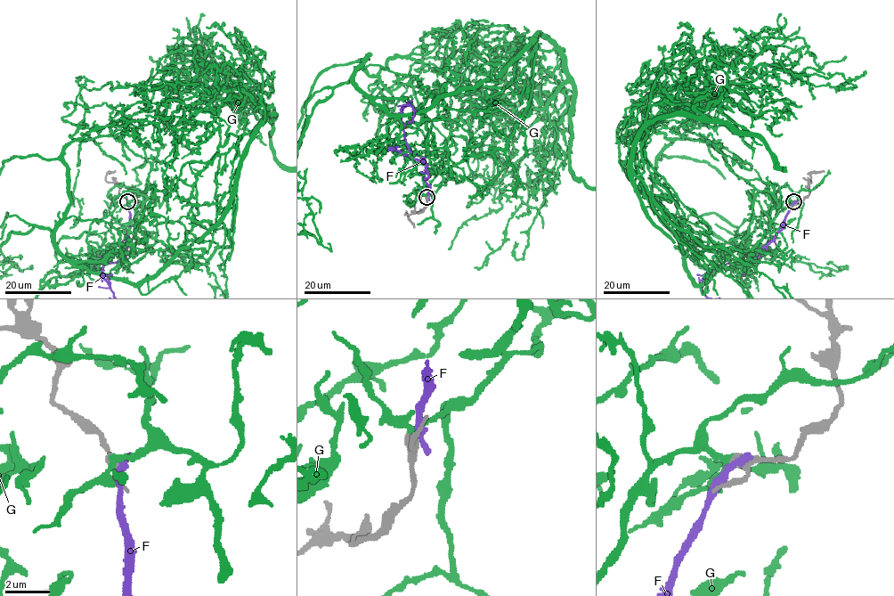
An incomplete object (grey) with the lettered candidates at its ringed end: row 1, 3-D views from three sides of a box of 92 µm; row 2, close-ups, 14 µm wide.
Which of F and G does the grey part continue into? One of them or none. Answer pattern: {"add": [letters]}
{"add": ["G"]}

